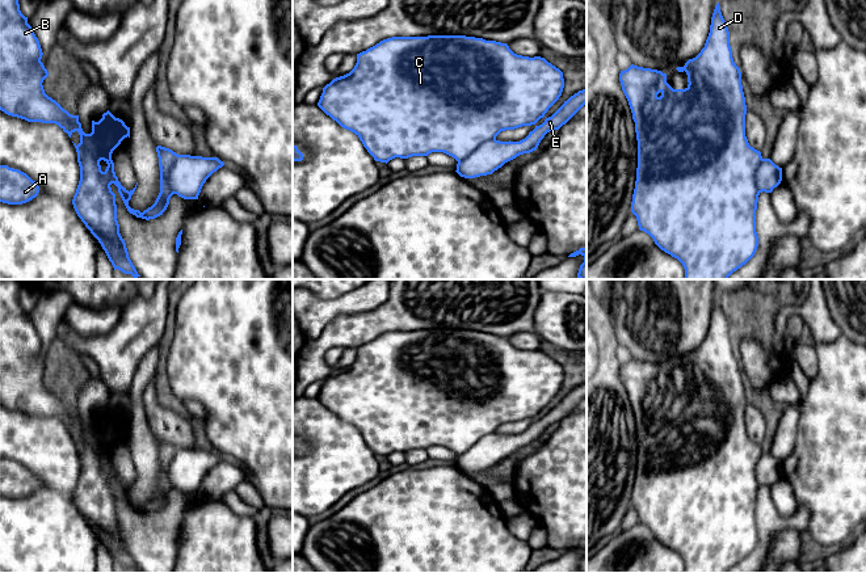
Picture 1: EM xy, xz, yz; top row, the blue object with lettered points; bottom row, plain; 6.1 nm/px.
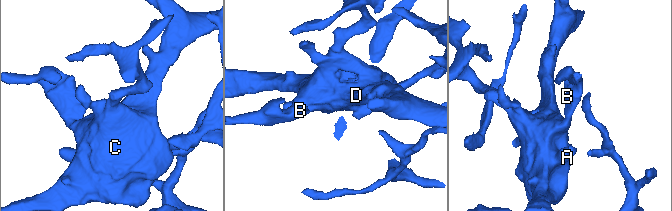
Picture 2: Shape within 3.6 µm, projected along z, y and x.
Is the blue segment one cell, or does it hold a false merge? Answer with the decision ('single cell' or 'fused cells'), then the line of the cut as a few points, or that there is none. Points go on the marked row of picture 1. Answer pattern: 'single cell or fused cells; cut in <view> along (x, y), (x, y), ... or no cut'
fused cells; cut in xy along (179, 155), (168, 175), (168, 185), (173, 193)

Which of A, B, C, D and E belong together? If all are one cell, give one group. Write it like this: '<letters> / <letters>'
A B C D / E

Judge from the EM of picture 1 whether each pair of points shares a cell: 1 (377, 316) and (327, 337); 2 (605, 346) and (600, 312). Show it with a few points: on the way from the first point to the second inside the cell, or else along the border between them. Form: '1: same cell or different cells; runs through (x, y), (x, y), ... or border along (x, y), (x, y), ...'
1: same cell; runs through (365, 327), (339, 332)
2: same cell; runs through (605, 338), (600, 320)

